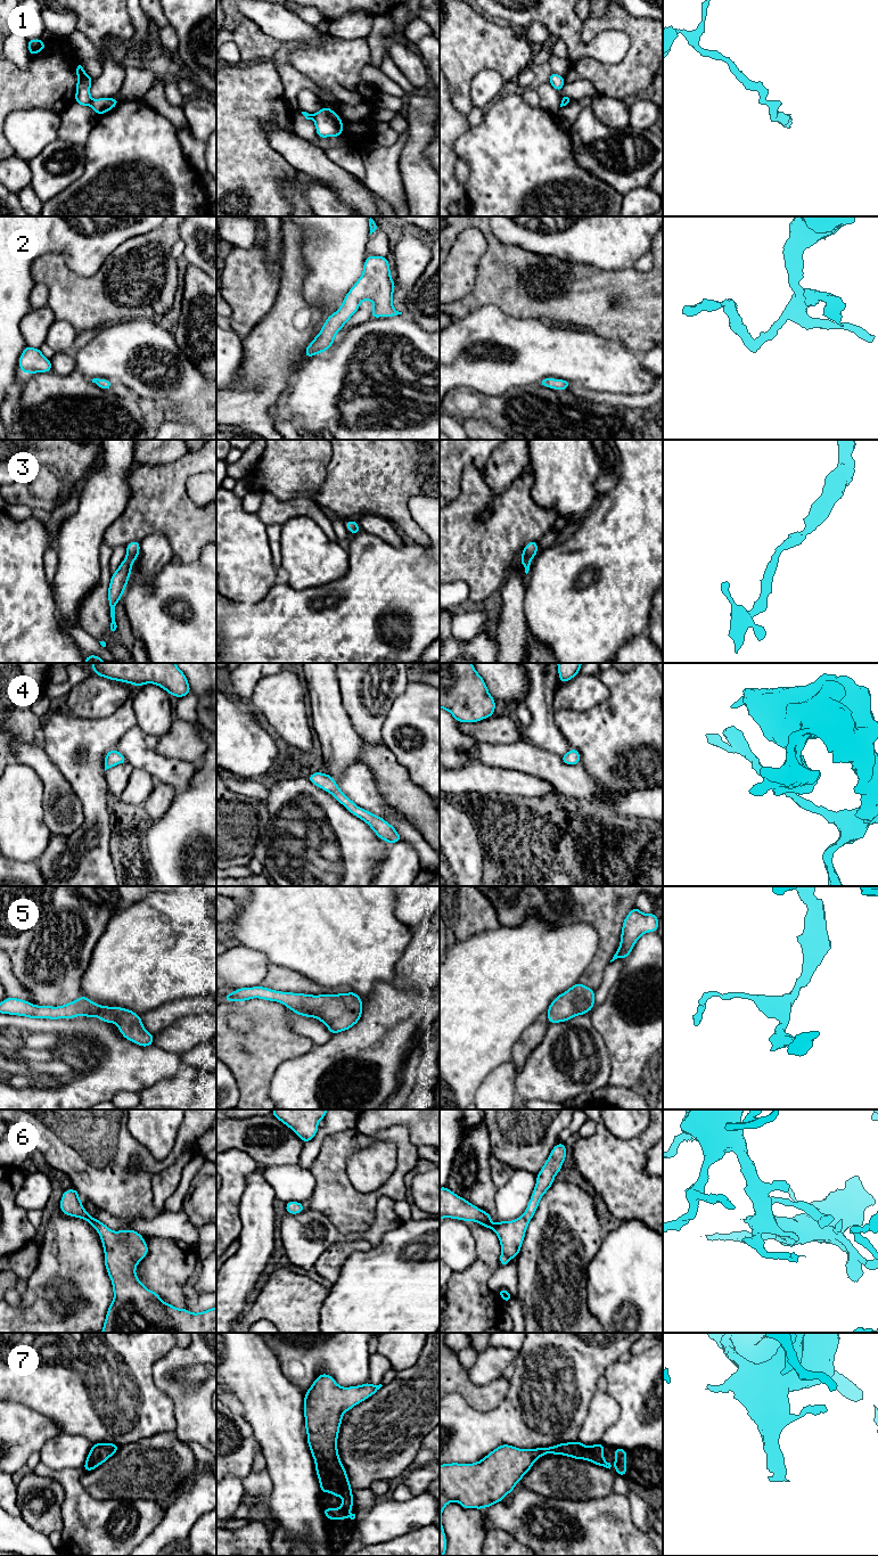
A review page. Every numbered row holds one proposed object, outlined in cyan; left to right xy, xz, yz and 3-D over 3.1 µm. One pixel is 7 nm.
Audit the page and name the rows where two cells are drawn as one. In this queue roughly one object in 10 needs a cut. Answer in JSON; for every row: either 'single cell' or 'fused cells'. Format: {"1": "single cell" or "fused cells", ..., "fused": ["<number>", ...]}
{"1": "fused cells", "2": "single cell", "3": "single cell", "4": "single cell", "5": "single cell", "6": "single cell", "7": "single cell", "fused": ["1"]}

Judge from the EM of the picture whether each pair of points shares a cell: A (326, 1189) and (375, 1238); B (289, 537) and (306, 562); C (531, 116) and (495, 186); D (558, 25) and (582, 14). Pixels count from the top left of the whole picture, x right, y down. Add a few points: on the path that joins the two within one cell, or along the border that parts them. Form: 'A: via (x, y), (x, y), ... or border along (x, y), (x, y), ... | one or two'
A: border along (376, 1204), (374, 1220), (366, 1229), (341, 1234) | two
B: via (295, 542), (306, 556) | one
C: via (530, 133), (519, 150), (519, 162), (513, 169) | one
D: border along (574, 11), (582, 22) | two

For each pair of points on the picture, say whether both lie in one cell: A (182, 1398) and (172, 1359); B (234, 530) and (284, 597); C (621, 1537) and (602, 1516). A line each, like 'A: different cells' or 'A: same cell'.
A: same cell
B: different cells
C: same cell

